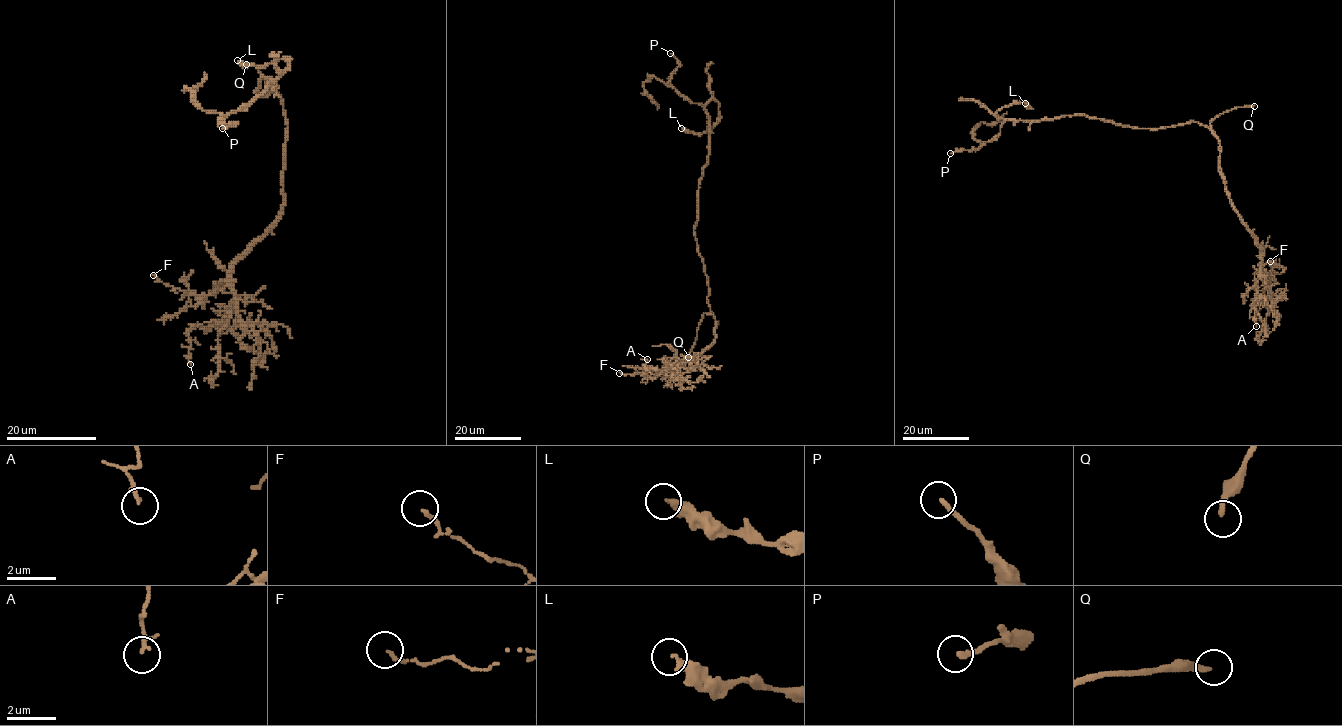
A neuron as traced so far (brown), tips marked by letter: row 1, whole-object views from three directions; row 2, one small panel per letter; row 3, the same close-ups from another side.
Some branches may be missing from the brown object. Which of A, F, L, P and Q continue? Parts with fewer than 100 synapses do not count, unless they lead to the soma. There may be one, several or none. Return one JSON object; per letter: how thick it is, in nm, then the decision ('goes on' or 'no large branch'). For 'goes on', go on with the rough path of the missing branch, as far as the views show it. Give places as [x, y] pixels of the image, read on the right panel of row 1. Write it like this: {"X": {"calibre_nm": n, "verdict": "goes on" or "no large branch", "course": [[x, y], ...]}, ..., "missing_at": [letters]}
{"A": {"calibre_nm": 180, "verdict": "no large branch"}, "F": {"calibre_nm": 140, "verdict": "no large branch"}, "L": {"calibre_nm": 280, "verdict": "no large branch"}, "P": {"calibre_nm": 200, "verdict": "no large branch"}, "Q": {"calibre_nm": 220, "verdict": "goes on"}, "missing_at": ["Q"]}

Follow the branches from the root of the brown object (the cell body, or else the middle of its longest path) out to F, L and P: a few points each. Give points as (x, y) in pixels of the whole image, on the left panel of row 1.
F: (271, 91), (273, 85), (287, 126), (278, 219), (233, 265), (231, 281), (210, 294), (185, 292), (153, 275)
L: (271, 91), (254, 92), (261, 76), (275, 84), (270, 81), (288, 68), (288, 60), (264, 66), (237, 60)
P: (271, 91), (254, 92), (261, 76), (275, 84), (226, 114), (222, 122), (233, 124), (222, 128)

